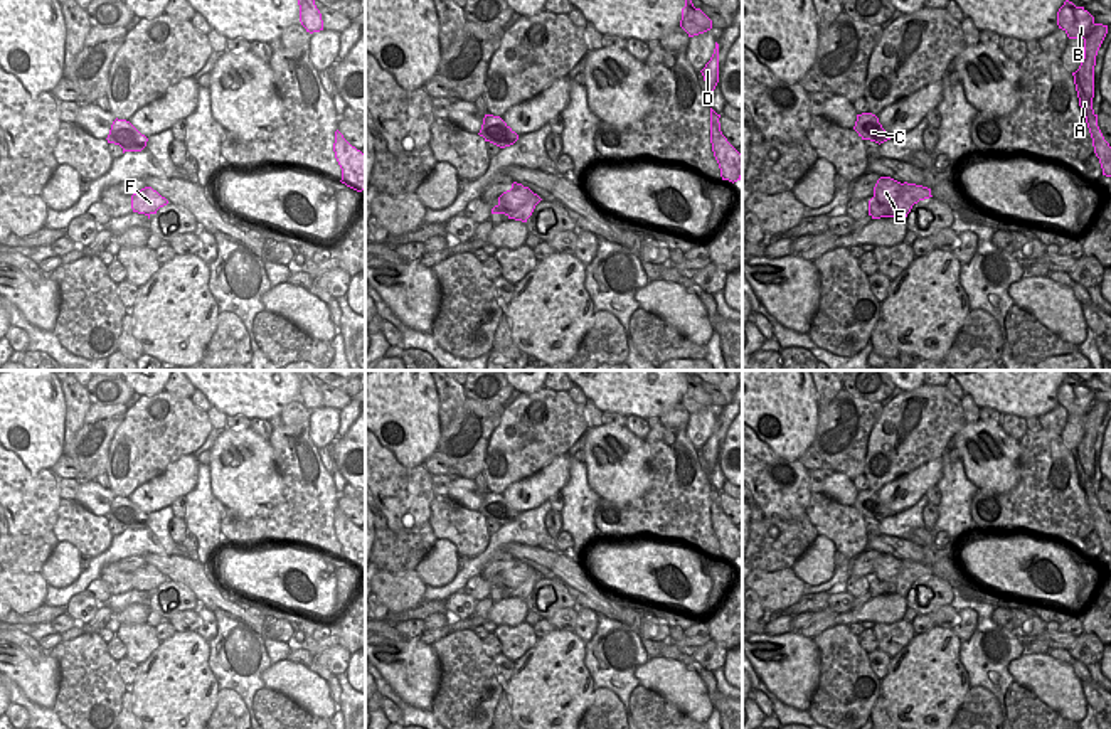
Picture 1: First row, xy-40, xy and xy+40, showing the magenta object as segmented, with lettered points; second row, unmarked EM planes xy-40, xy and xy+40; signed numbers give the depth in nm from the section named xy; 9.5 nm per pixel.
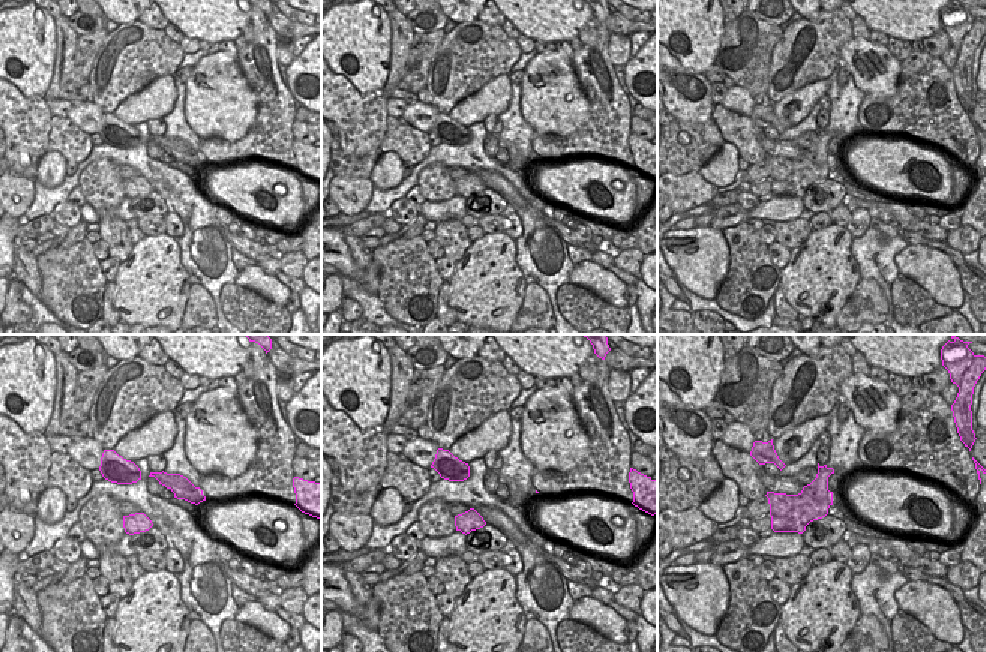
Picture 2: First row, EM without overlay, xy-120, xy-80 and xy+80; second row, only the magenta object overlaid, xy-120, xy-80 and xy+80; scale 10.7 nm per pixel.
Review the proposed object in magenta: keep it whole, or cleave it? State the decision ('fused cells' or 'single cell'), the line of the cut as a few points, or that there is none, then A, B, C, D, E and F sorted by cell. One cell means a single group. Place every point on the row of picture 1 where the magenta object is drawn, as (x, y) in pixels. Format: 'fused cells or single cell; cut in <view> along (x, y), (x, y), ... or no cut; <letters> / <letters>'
fused cells; cut in xy along (536, 194), (517, 209), (505, 209), (500, 204); A B C D / E F

